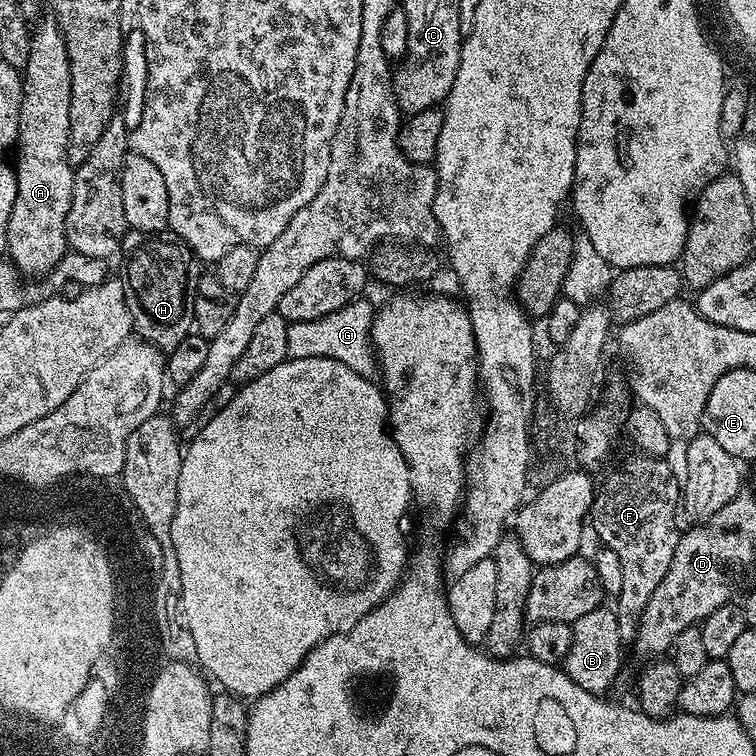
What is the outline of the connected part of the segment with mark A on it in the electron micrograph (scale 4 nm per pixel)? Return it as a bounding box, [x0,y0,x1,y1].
[6,19,74,278]

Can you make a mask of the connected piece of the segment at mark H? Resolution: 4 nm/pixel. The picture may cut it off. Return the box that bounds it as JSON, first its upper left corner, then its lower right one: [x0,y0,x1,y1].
[119,230,198,354]

